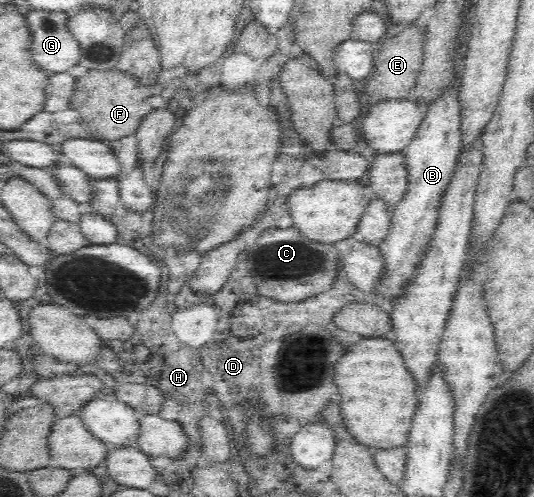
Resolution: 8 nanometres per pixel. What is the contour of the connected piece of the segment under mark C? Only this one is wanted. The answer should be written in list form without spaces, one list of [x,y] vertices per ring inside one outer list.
[[[294,227],[273,228],[264,231],[255,245],[247,248],[244,260],[261,297],[271,297],[281,302],[300,302],[332,286],[339,265],[339,251],[333,244],[301,237]]]

